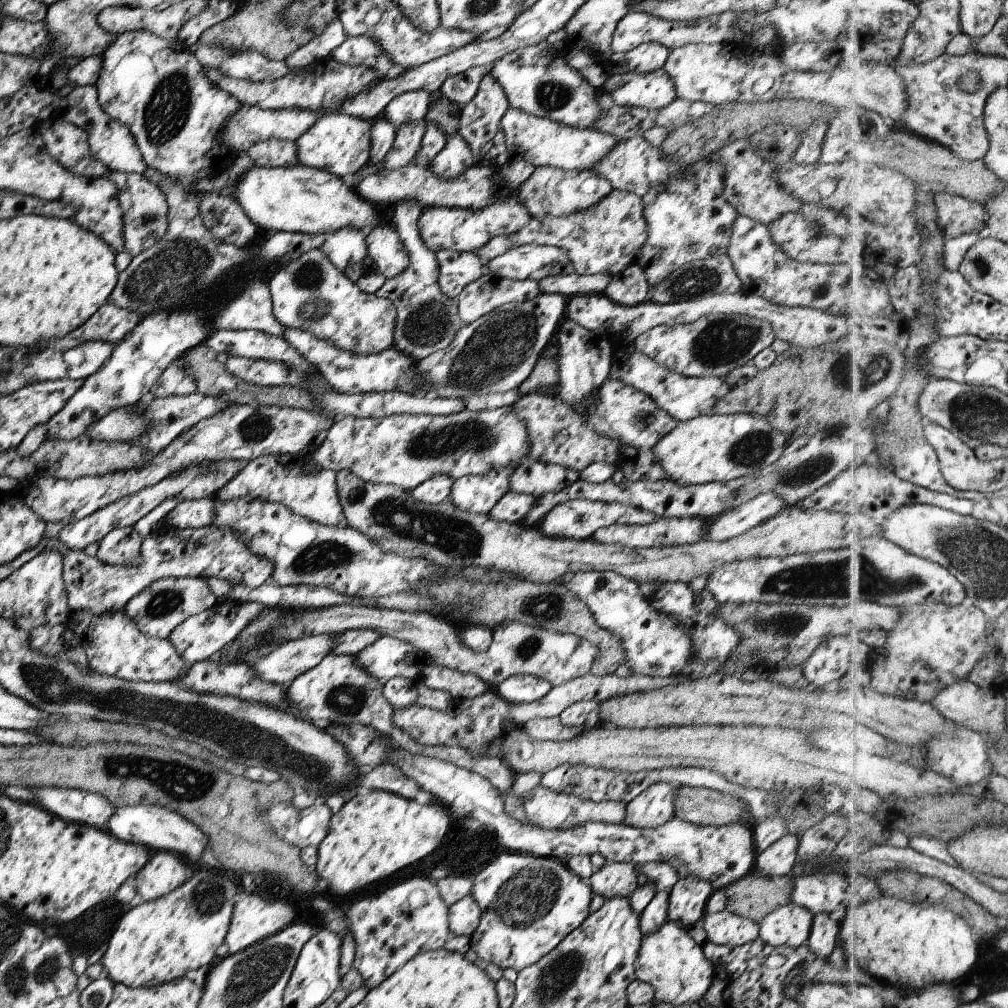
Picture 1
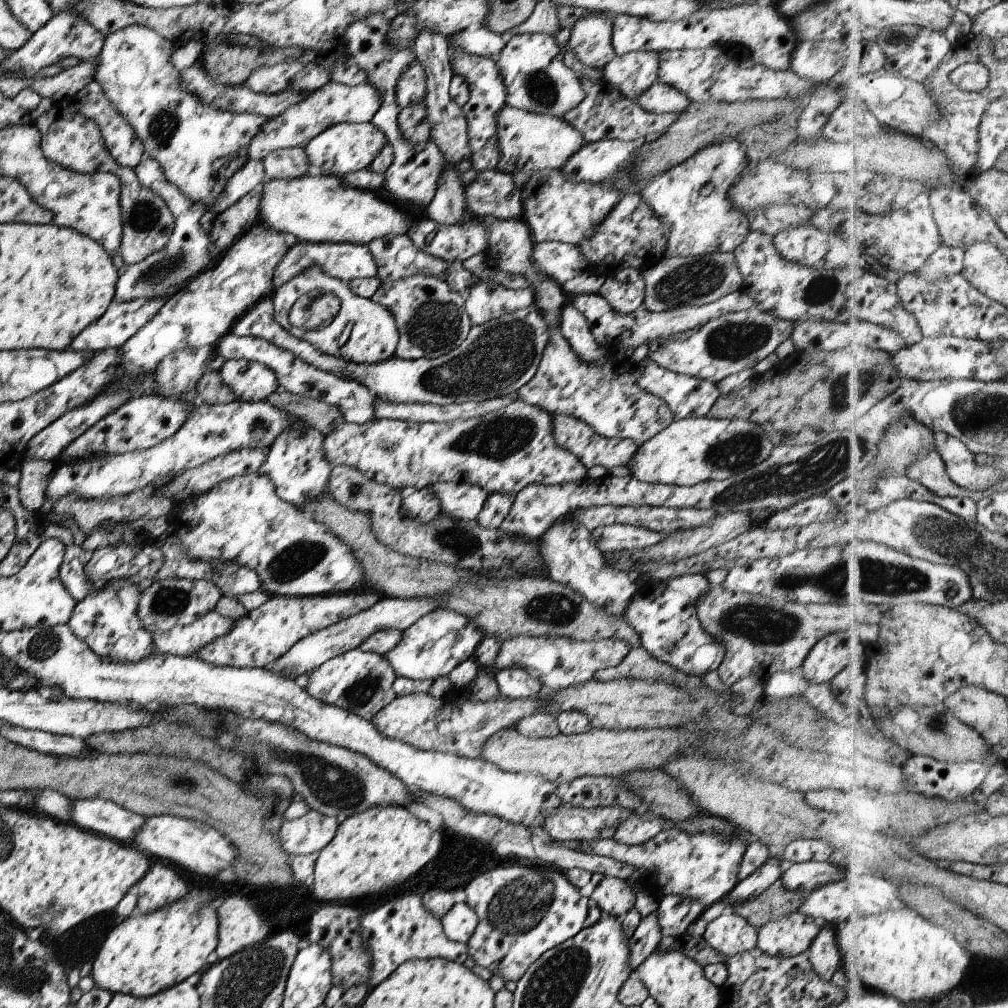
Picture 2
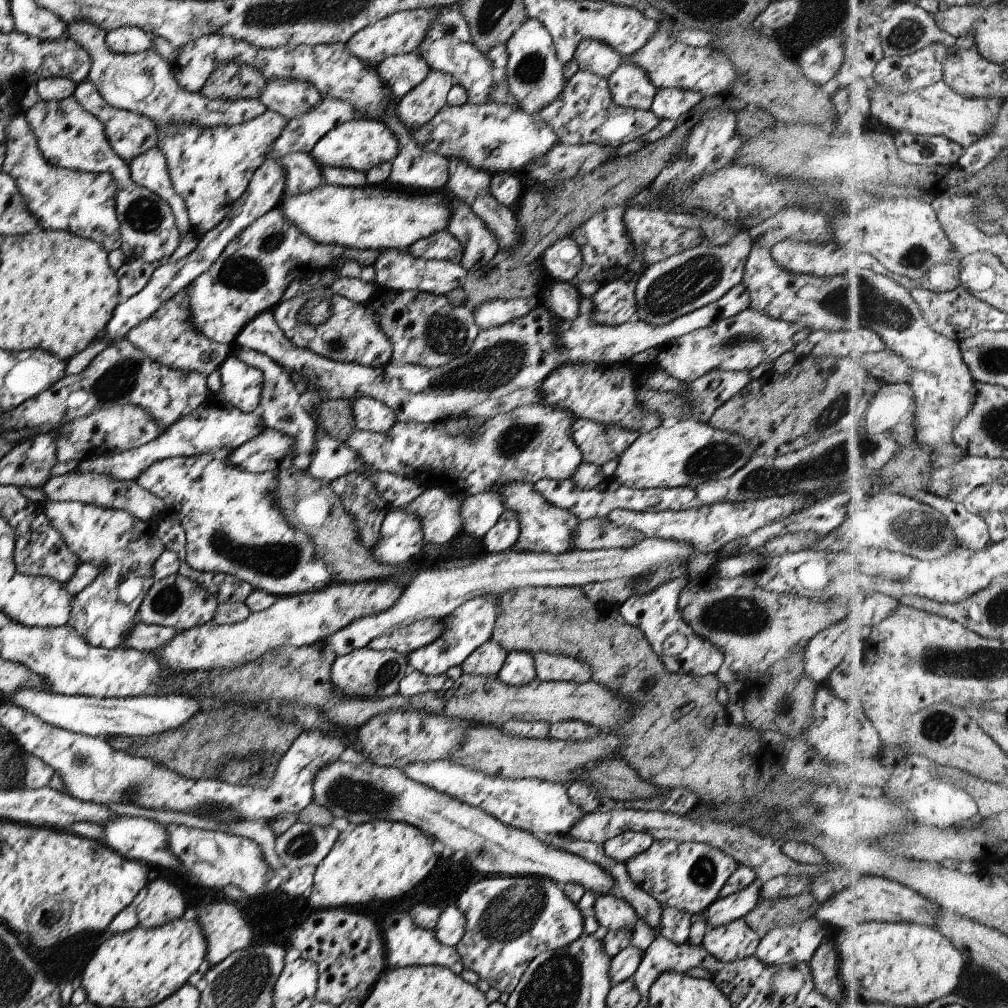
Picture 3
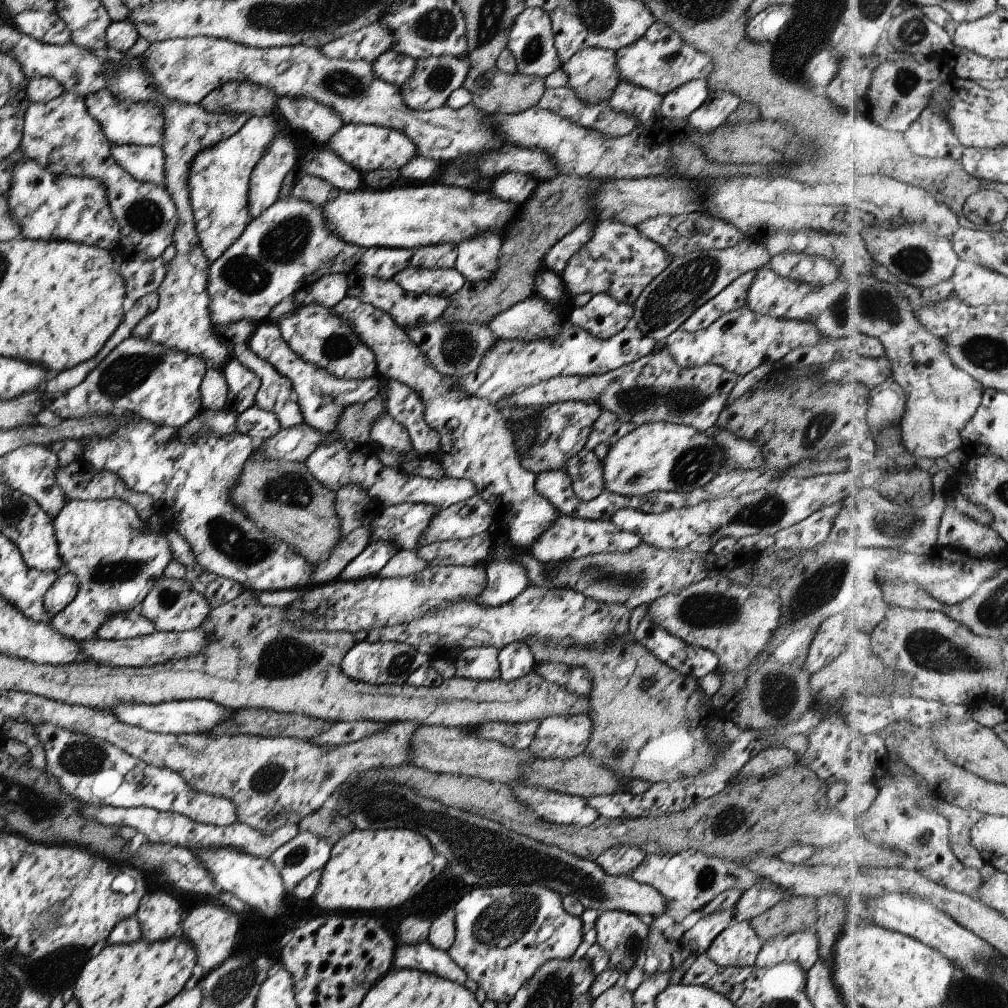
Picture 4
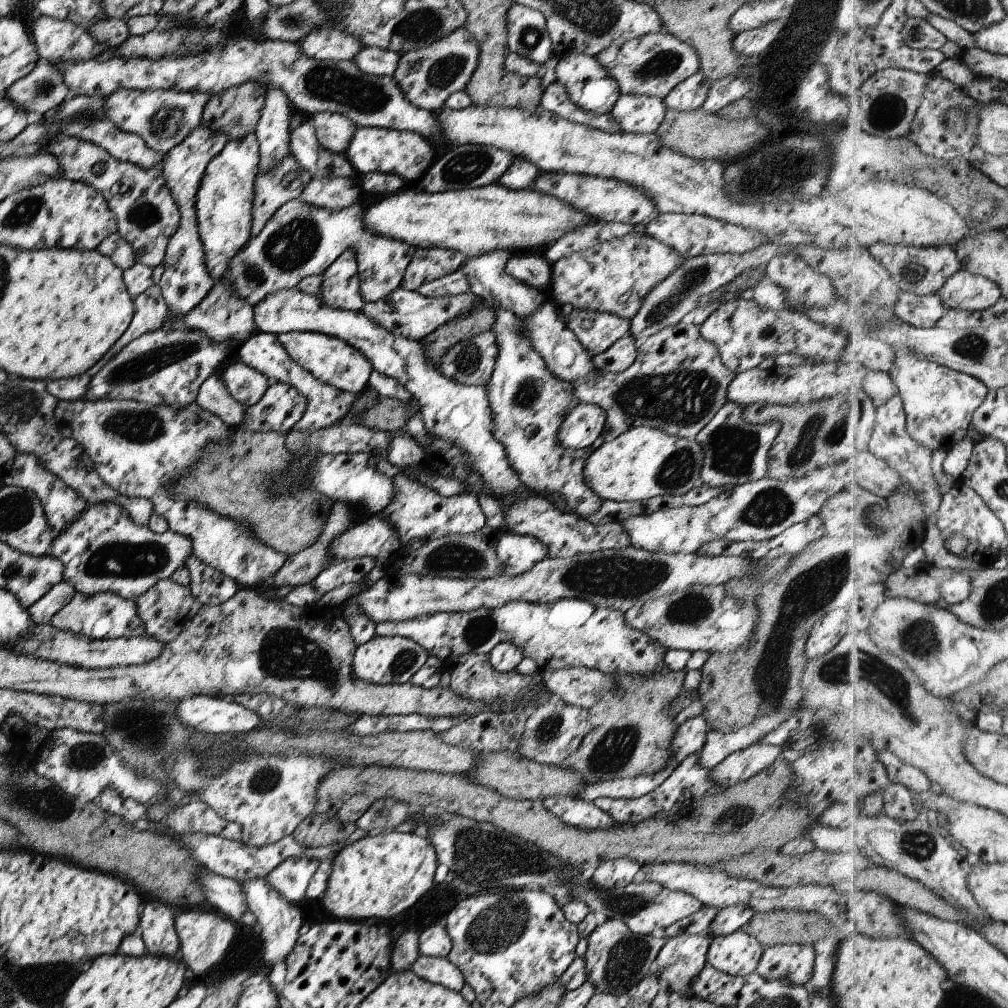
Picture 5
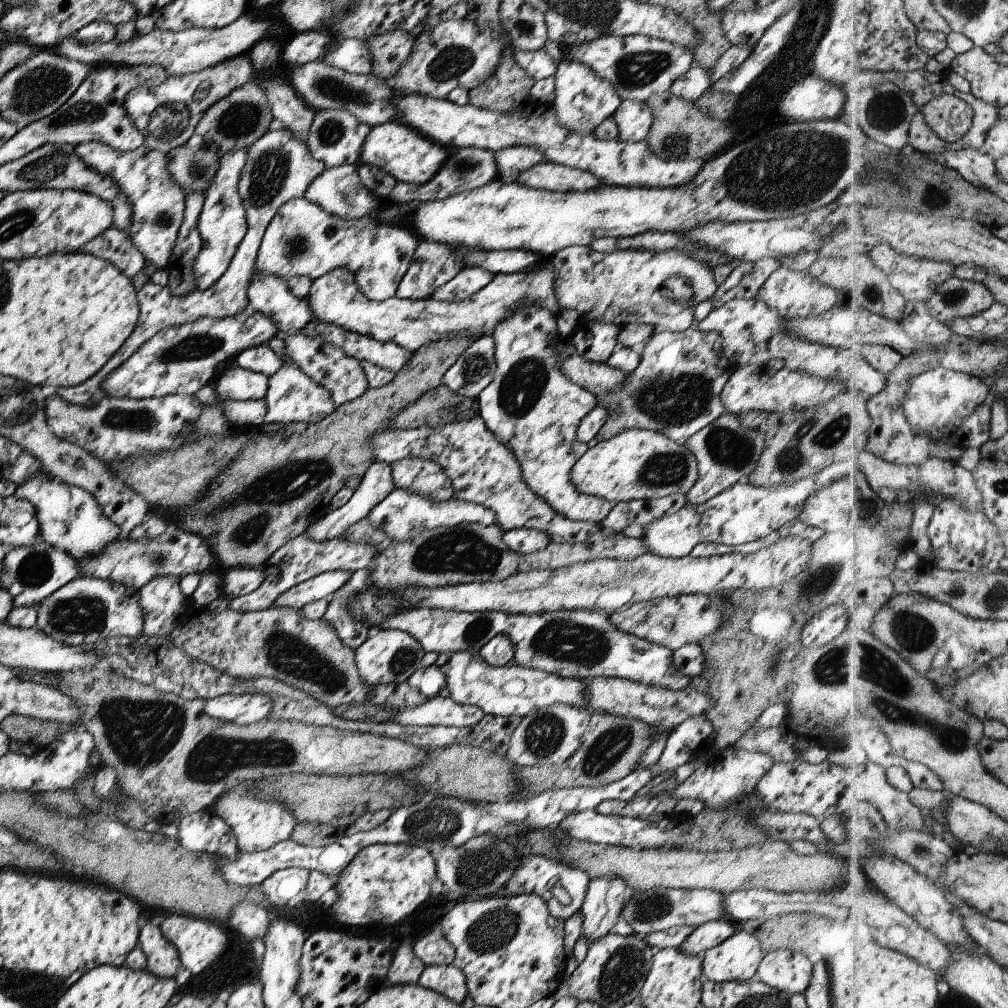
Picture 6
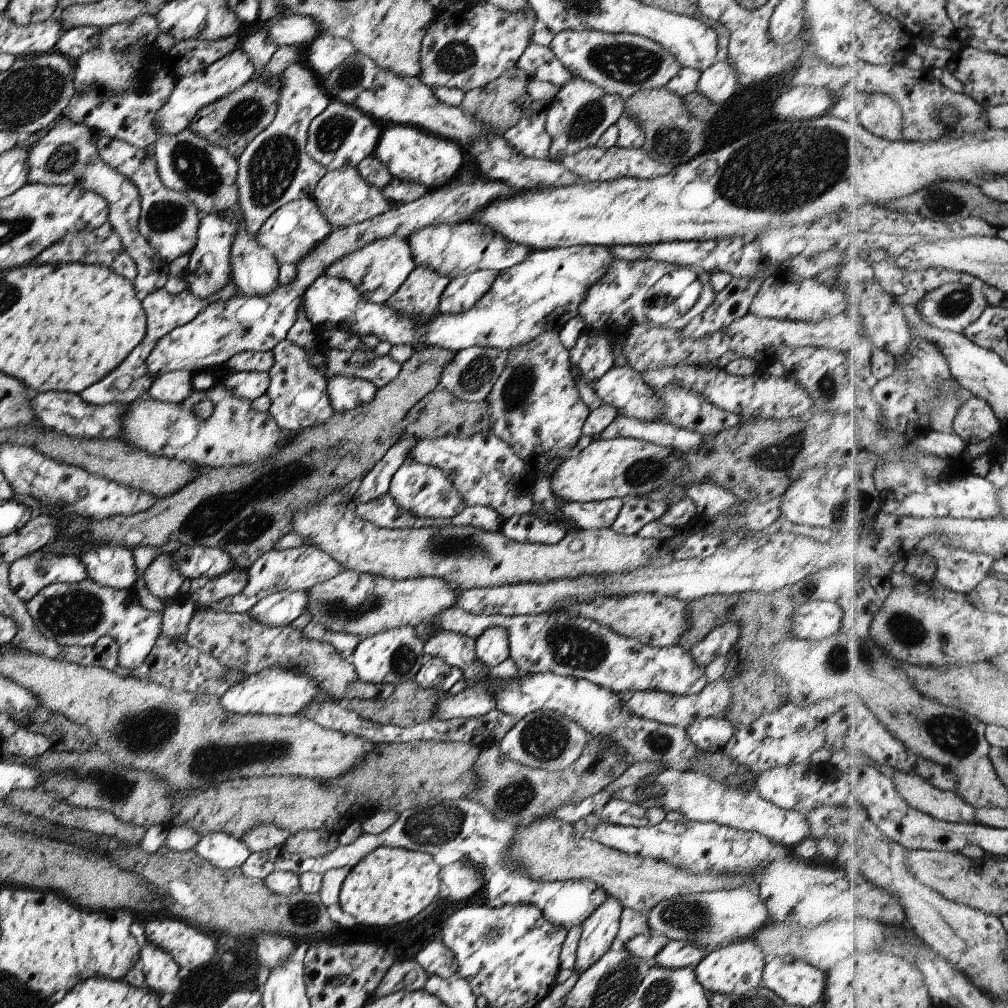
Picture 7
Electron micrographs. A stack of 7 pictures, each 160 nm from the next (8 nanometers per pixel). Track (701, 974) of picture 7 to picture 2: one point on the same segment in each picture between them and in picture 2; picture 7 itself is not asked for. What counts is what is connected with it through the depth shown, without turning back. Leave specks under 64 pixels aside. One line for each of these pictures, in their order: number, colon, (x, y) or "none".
2: (729, 934)
3: (730, 942)
4: (737, 945)
5: (737, 954)
6: (736, 958)

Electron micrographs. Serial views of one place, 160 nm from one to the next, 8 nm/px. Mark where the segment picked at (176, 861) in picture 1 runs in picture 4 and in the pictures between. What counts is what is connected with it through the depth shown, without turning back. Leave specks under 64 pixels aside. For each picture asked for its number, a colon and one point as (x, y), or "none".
2: (160, 885)
3: (163, 902)
4: (159, 915)

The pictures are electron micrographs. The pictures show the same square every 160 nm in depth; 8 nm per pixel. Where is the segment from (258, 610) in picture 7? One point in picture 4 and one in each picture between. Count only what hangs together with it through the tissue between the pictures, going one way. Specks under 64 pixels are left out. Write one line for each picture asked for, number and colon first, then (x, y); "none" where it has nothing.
4: (374, 555)
5: (348, 571)
6: (322, 585)

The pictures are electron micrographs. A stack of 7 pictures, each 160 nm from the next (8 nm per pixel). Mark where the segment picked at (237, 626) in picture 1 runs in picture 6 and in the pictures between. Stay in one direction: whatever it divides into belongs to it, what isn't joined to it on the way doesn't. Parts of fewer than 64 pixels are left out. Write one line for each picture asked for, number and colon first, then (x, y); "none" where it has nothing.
2: (185, 641)
3: (145, 638)
4: (131, 624)
5: (105, 615)
6: (85, 609)

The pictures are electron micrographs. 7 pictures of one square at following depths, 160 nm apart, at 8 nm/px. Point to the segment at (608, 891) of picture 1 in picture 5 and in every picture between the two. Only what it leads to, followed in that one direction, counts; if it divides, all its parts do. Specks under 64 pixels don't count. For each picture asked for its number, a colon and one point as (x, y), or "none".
2: (614, 897)
3: (611, 913)
4: (623, 936)
5: (616, 959)

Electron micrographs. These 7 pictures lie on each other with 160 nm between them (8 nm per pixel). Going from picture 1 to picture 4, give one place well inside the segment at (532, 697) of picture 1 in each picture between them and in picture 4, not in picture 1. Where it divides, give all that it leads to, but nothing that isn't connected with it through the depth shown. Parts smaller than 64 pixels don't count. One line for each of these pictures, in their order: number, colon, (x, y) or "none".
2: (512, 683)
3: (517, 670)
4: (514, 660)

